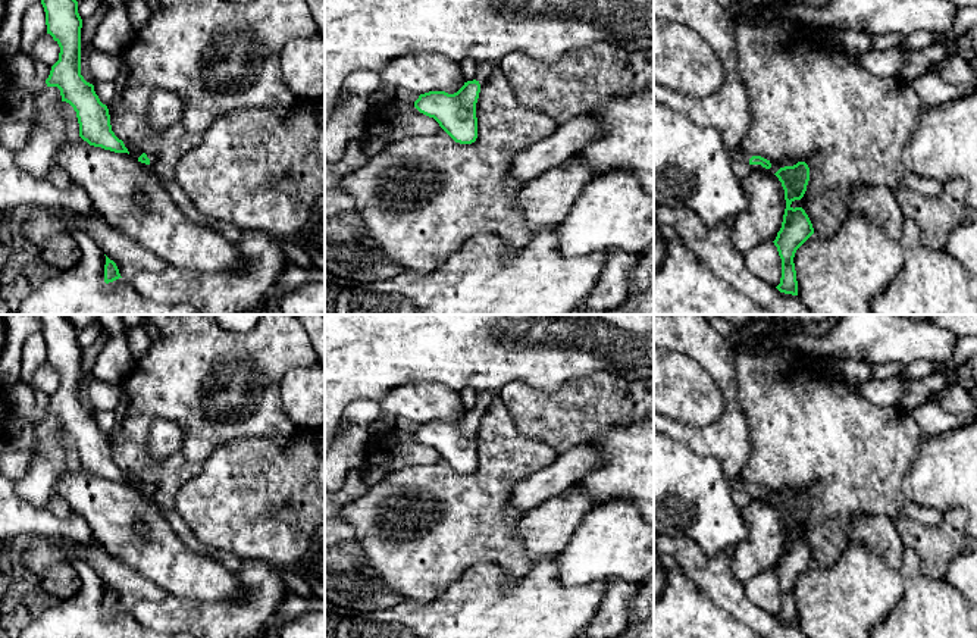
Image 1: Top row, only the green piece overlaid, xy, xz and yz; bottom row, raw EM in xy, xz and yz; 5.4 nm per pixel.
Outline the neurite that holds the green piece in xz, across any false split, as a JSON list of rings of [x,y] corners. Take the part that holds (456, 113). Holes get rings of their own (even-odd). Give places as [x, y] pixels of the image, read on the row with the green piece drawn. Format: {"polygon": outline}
{"polygon": [[[479,63],[477,75],[454,94],[445,91],[429,91],[420,94],[414,107],[433,118],[439,126],[460,144],[472,144],[477,138],[476,103],[485,81],[498,63]]]}

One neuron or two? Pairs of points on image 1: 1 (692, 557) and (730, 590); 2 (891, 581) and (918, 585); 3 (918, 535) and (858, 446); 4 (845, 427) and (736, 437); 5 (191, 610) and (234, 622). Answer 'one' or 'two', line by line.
1: one
2: two
3: two
4: two
5: one

